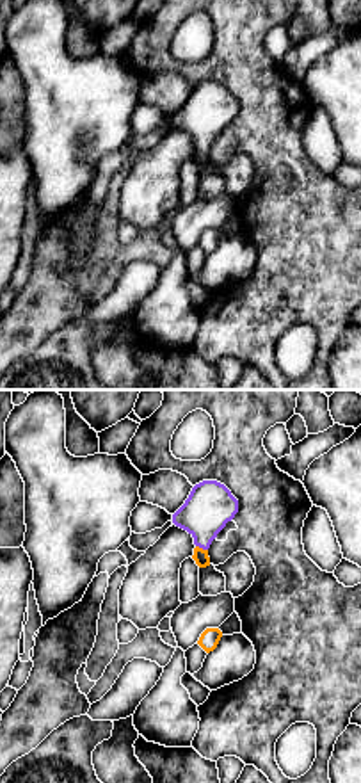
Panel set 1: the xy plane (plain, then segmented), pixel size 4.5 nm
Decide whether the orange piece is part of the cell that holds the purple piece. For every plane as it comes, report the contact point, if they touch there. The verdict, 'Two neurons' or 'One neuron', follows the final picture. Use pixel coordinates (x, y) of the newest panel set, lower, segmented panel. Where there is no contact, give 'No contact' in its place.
Touches purple at (201, 547)

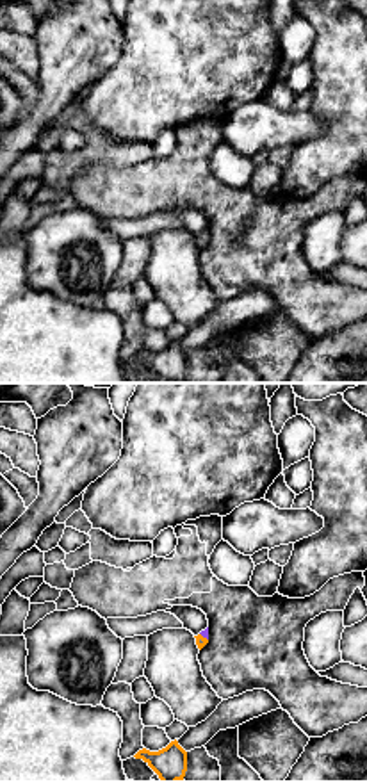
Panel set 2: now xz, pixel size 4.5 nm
Touches purple at (203, 636)

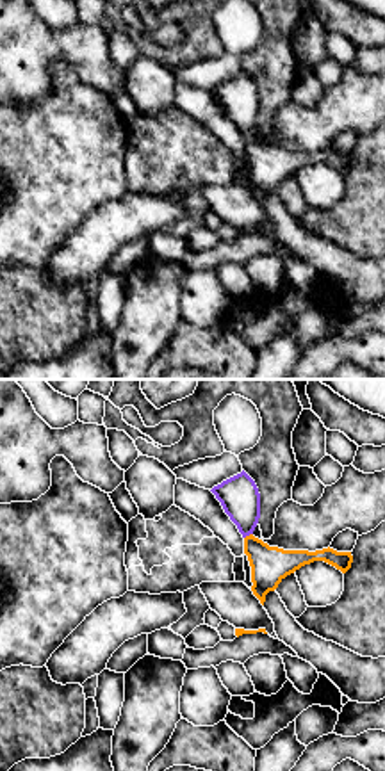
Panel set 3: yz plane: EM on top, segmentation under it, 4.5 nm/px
Touches purple at (248, 535)

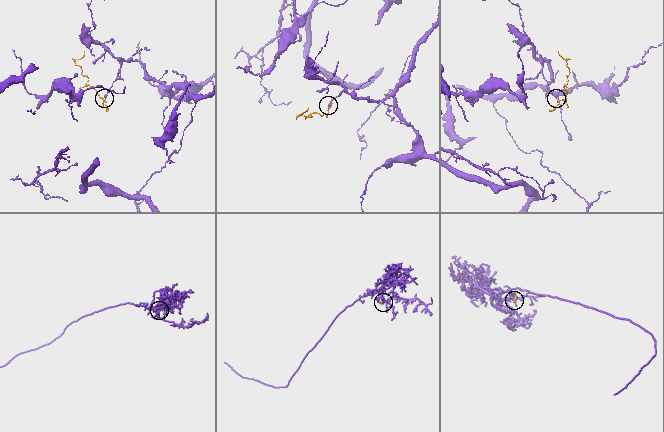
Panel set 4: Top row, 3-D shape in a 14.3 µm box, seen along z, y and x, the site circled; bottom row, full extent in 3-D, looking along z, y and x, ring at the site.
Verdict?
One neuron

